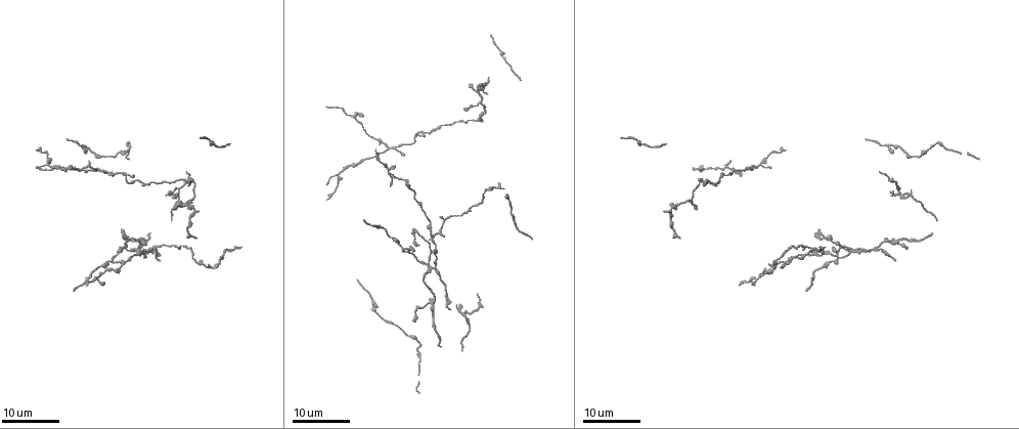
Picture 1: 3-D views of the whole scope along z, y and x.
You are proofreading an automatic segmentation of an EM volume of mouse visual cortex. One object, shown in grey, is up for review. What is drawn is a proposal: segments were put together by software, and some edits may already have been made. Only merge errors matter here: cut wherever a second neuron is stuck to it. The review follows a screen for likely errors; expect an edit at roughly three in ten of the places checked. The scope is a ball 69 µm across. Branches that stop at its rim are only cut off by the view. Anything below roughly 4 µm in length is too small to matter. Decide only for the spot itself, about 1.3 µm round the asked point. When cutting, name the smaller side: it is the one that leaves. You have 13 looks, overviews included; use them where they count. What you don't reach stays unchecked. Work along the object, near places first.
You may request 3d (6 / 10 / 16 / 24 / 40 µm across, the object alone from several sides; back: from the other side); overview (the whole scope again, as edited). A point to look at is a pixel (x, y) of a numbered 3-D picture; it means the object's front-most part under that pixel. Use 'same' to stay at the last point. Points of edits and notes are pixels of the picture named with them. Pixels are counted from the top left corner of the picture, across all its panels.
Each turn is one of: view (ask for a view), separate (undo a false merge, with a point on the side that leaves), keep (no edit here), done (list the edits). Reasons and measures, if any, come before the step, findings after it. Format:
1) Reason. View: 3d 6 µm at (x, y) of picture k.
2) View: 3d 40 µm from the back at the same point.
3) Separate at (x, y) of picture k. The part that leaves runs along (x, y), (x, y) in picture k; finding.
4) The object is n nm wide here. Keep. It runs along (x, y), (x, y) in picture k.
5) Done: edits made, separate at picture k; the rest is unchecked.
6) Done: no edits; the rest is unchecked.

Three-way junction. View: 3d 24 µm at (888, 239) of picture 1.

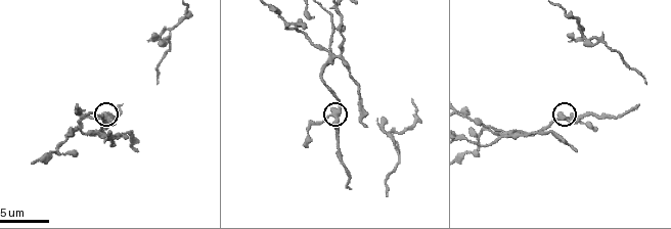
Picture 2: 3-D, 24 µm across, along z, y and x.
View: 3d 10 µm at (333, 113) of picture 2.

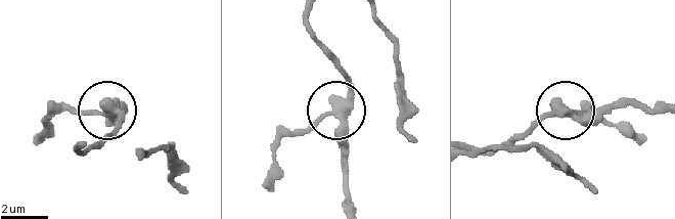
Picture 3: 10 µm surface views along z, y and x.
The side arm is 6 µm long. Keep. It runs along (309, 13), (311, 37), (349, 95), (343, 107), (291, 134) in picture 3; all the same neuron.

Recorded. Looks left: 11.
Looks like a crossing. View: 3d 10 µm at (331, 54) of picture 2.

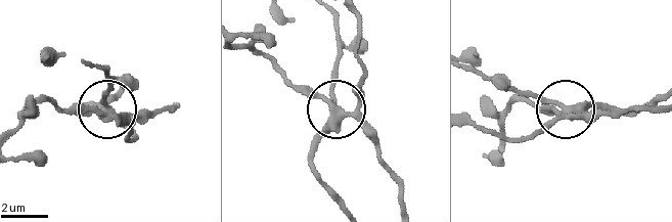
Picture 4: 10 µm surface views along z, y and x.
Other side. View: 3d 10 µm from the back at (333, 116) of picture 4.

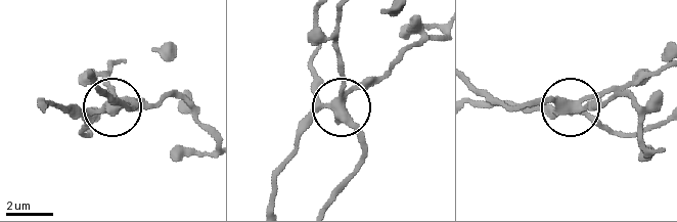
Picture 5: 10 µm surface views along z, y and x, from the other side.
Keep. It runs along (666, 121), (625, 135), (573, 109), (605, 105) in picture 5; continuous, no second neuron.

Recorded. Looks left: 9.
Four or more arms meet. View: 3d 16 µm at (583, 38) of picture 2.

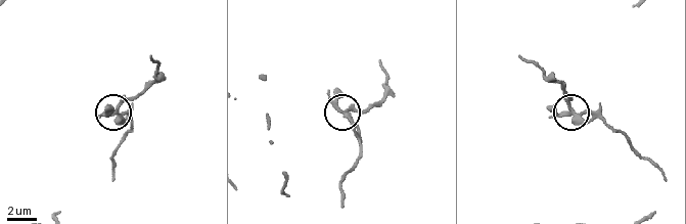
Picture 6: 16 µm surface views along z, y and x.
Closer look. View: 3d 6 µm at (571, 111) of picture 6.

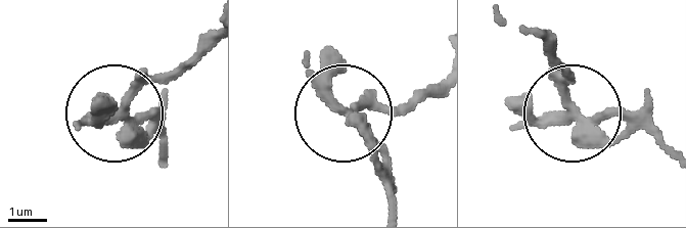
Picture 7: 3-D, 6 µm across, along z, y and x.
The object is 260 nm wide here. Keep. Continuous, no second neuron.

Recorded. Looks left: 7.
Sudden change in width. View: 3d 24 µm at (186, 181) of picture 1.

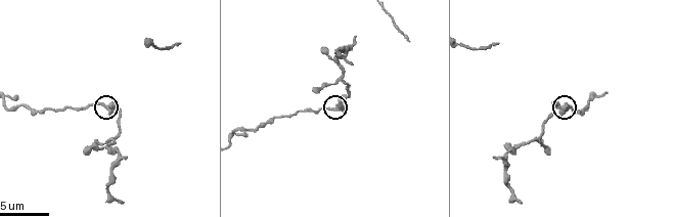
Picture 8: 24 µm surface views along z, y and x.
View: 3d 10 µm at (103, 105) of picture 8.

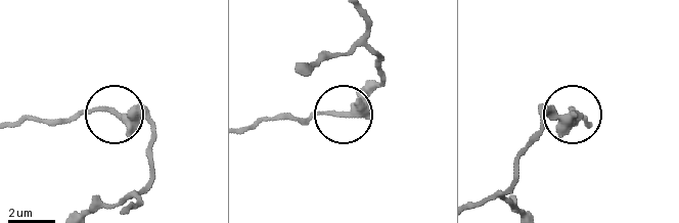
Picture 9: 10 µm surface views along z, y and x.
The object is 310 nm wide here. Keep. One neuron here.

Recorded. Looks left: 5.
Side arm on a straight run. View: 3d 16 µm at (105, 138) of picture 2.

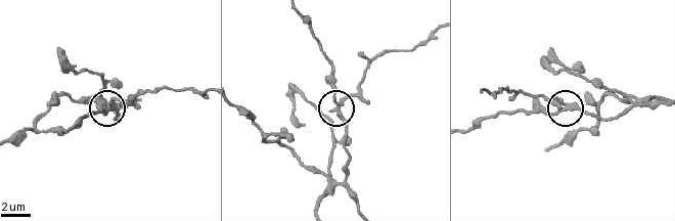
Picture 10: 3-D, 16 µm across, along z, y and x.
Separate at (352, 94) of picture 10. The part that leaves runs along (339, 108), (375, 58), (412, 50), (434, 33) in picture 10; a second neuron is stuck on.

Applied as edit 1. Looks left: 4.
Thick turns thin. View: 3d 24 µm at (116, 155) of picture 1.

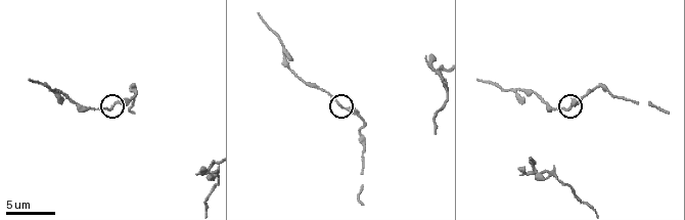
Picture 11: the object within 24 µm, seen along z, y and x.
Closer look. View: 3d 10 µm at (116, 104) of picture 11.

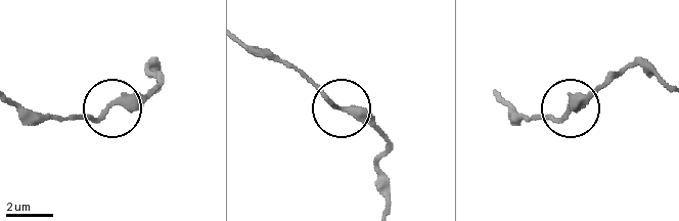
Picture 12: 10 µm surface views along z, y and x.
View: 3d 10 µm from the back at (340, 108) of picture 12.

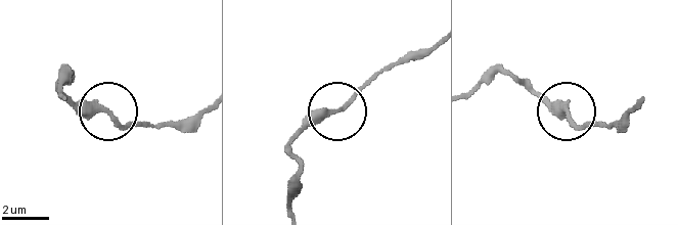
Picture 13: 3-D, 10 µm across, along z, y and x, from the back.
The object is 270 nm wide here. Keep. All the same neuron.

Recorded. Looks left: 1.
Done: edits made, separate at picture 10; the rest is unchecked.

